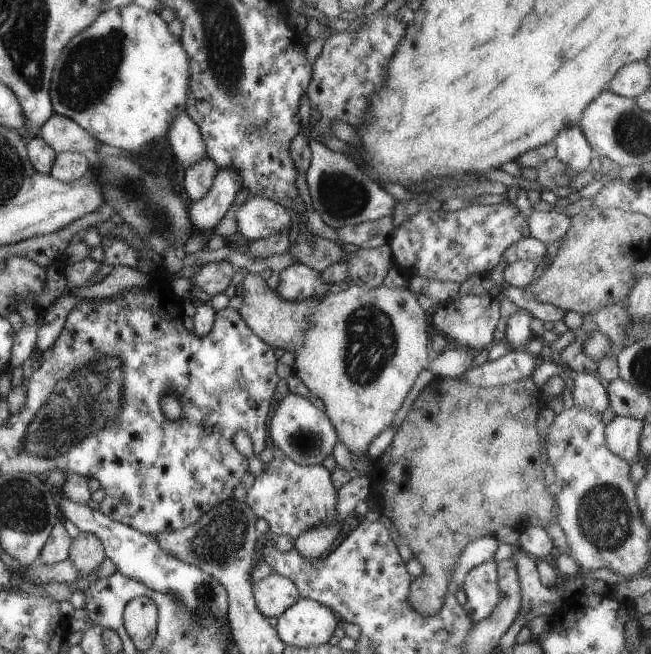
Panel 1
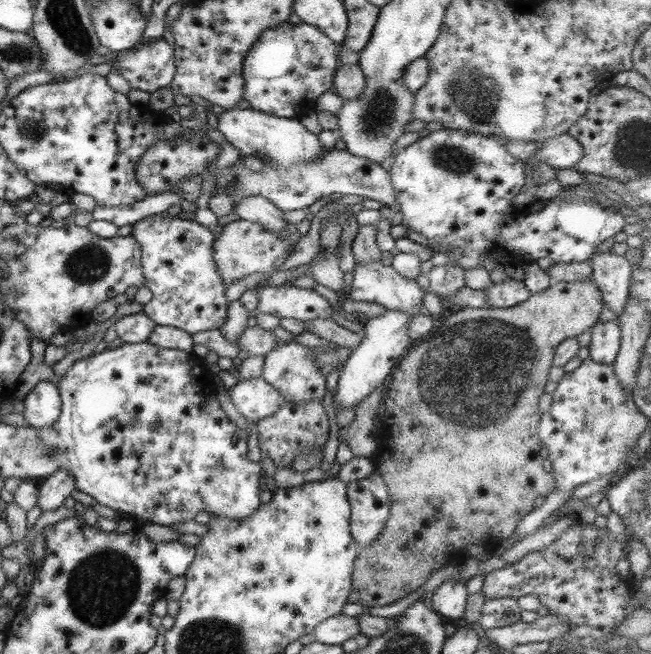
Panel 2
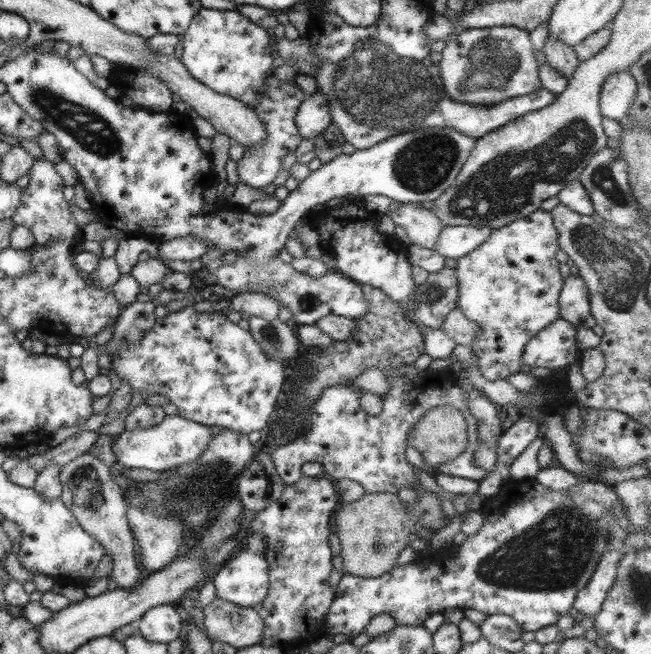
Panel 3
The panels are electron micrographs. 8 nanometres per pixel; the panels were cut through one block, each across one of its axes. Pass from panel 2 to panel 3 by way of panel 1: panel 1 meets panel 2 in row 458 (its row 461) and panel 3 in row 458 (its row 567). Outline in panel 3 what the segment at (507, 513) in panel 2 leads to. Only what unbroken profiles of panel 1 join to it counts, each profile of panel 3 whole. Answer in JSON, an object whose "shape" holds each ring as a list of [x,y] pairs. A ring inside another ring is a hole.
{"shape":[[[435,406],[421,414],[419,421],[411,427],[407,436],[407,444],[421,454],[423,463],[437,473],[437,468],[451,461],[467,447],[466,423],[462,414],[452,406]]]}

